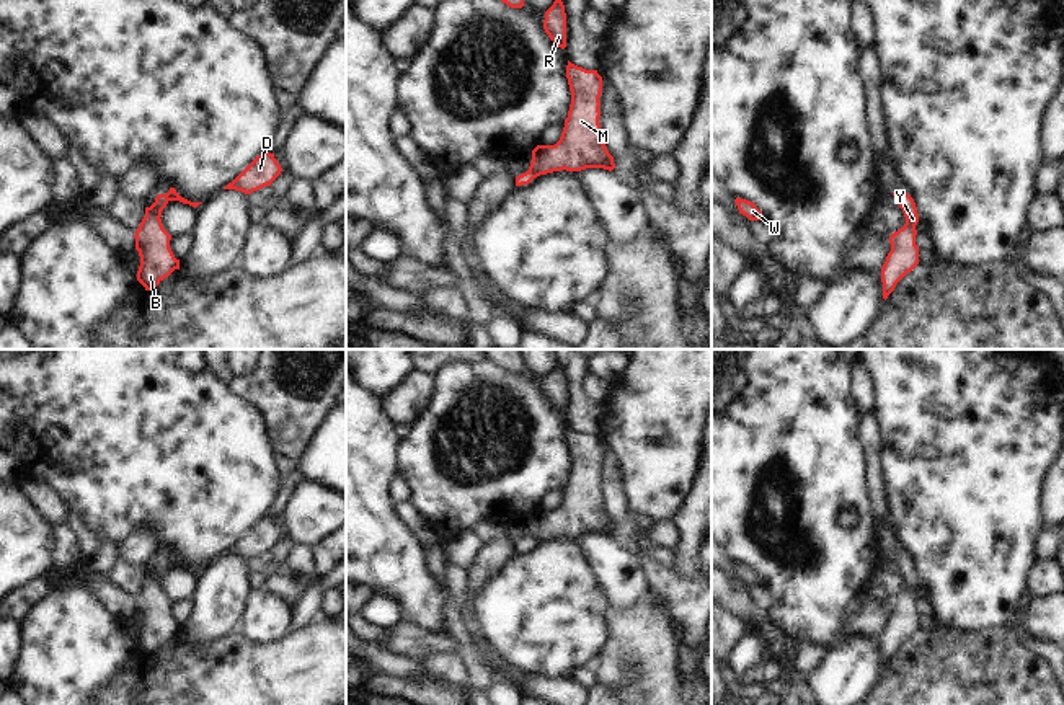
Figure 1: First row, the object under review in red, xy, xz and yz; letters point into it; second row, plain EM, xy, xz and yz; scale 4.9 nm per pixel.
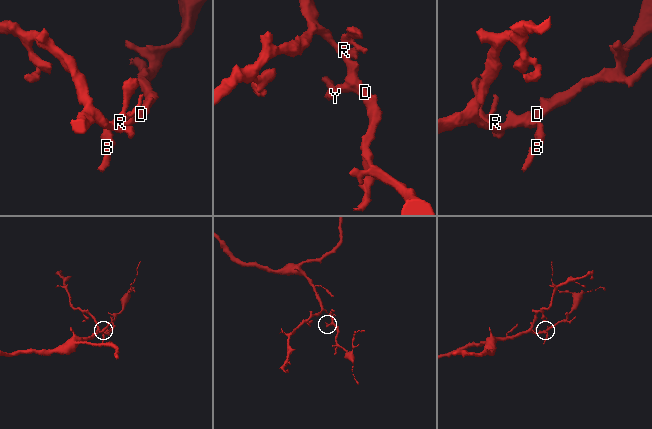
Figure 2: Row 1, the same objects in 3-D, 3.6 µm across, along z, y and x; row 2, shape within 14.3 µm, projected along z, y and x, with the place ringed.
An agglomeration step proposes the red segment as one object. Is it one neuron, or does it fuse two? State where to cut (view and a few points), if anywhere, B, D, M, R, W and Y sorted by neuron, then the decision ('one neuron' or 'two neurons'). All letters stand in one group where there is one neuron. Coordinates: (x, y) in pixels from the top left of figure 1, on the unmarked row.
xz (529, 536), (534, 542) | B Y / D M R W | two neurons

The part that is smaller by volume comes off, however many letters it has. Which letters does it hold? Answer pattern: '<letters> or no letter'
B, Y

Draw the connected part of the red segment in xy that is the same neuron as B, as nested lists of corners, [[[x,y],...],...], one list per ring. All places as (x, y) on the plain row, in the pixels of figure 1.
[[[158,560],[155,568],[145,573],[145,583],[134,601],[135,615],[140,622],[137,646],[145,656],[155,656],[165,643],[180,635],[180,625],[175,623],[170,614],[171,601],[163,594],[160,584],[166,570],[165,560]]]

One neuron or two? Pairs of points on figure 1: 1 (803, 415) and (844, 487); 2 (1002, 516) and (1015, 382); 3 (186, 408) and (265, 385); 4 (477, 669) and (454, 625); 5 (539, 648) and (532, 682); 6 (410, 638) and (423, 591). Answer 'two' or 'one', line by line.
1: one
2: one
3: two
4: one
5: two
6: two

